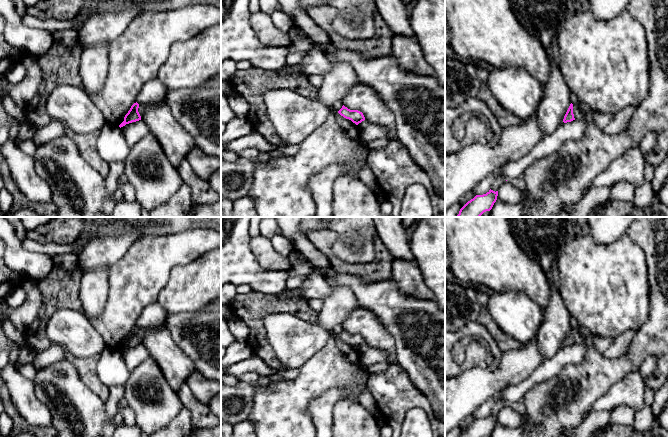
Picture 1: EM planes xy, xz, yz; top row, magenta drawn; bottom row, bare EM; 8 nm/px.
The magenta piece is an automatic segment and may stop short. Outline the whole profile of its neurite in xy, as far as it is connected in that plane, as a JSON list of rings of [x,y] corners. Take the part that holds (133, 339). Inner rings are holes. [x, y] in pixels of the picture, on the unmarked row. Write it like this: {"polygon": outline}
{"polygon": [[[137,326],[131,330],[130,334],[124,341],[124,345],[119,349],[120,352],[125,350],[126,348],[141,344],[141,340],[138,336],[138,332],[139,332],[139,328]]]}

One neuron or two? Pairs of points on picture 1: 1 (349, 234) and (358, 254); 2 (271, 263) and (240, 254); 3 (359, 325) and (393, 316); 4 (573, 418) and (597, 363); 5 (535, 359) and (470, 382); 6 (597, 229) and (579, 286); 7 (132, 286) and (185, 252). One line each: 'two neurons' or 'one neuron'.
1: one neuron
2: two neurons
3: two neurons
4: one neuron
5: one neuron
6: two neurons
7: one neuron

